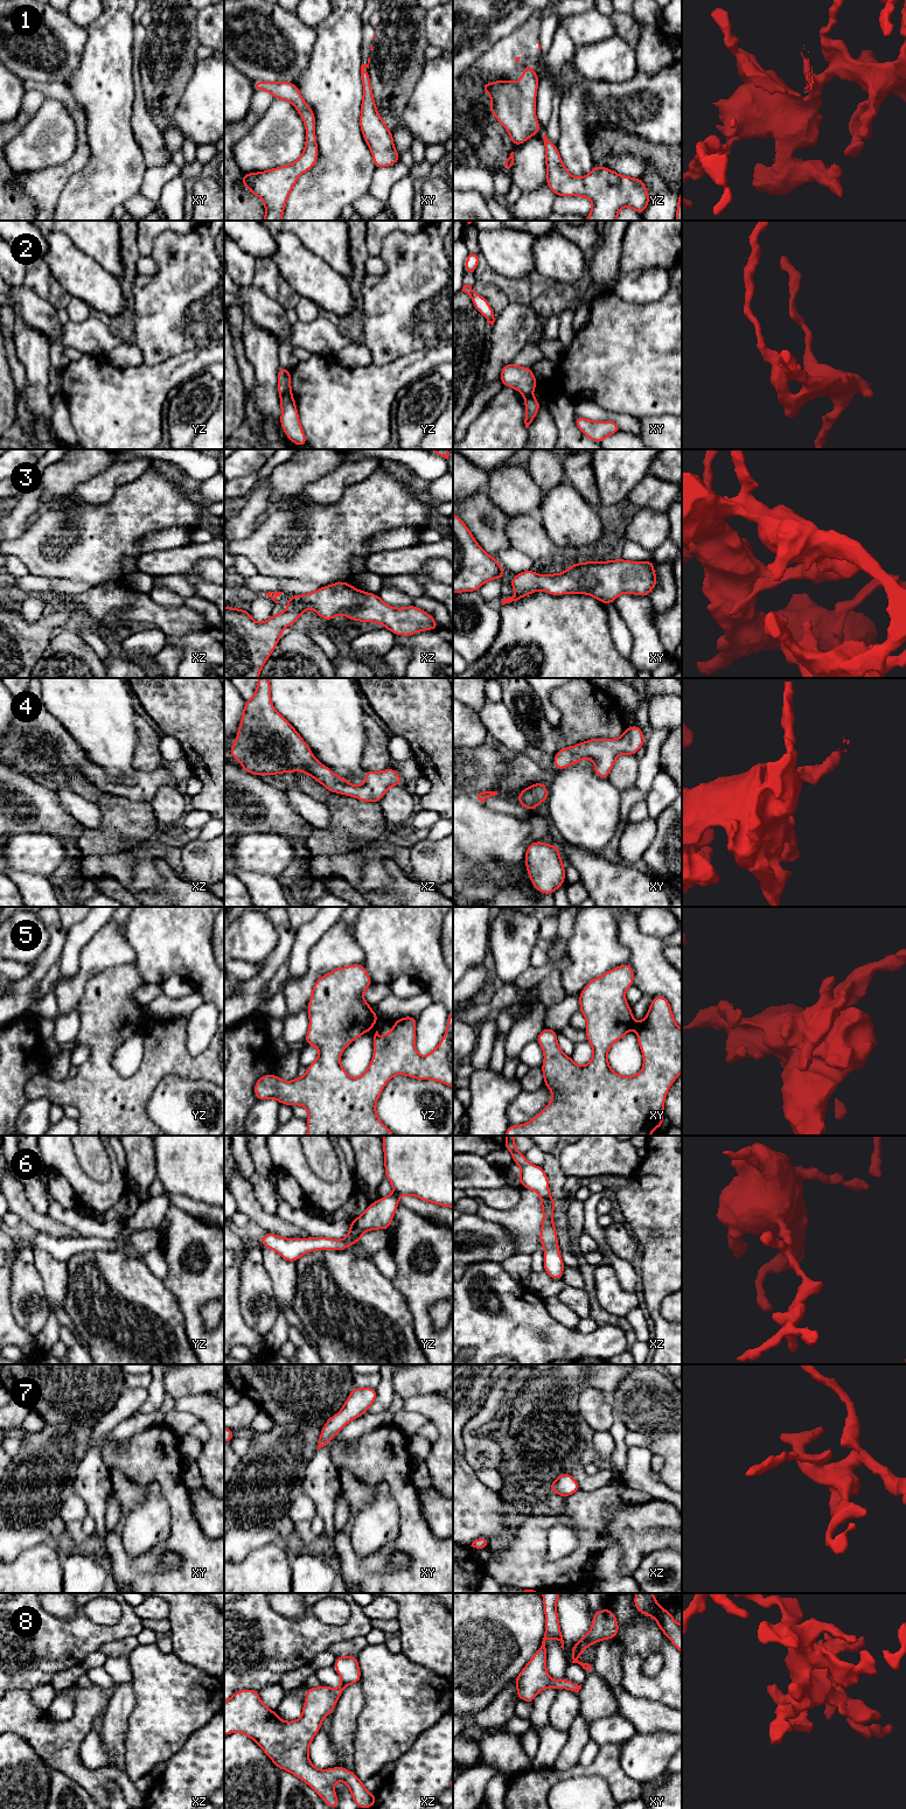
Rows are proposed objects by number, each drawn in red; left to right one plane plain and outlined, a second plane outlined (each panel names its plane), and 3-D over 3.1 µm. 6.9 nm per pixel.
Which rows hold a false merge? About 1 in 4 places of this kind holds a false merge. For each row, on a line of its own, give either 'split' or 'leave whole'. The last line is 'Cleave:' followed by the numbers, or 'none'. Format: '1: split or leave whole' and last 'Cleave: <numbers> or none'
1: leave whole
2: split
3: leave whole
4: leave whole
5: leave whole
6: leave whole
7: leave whole
8: leave whole
Cleave: 2

